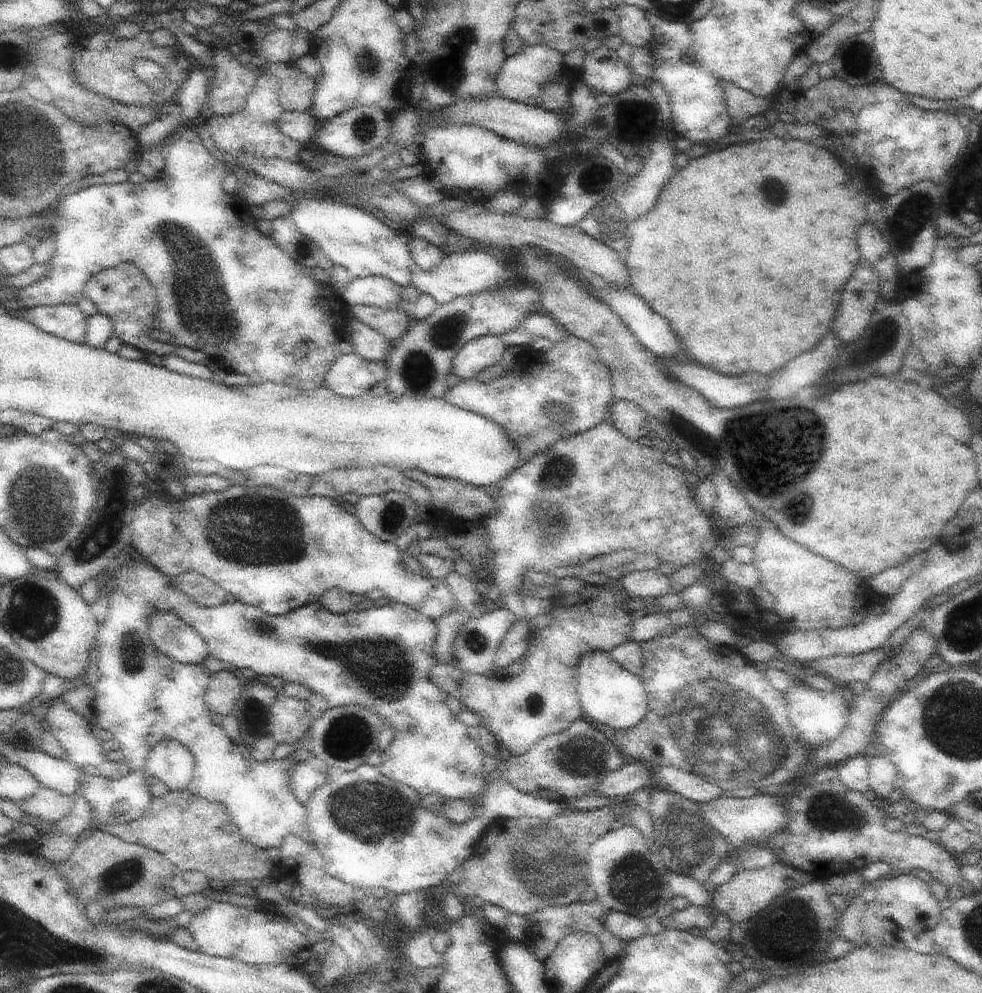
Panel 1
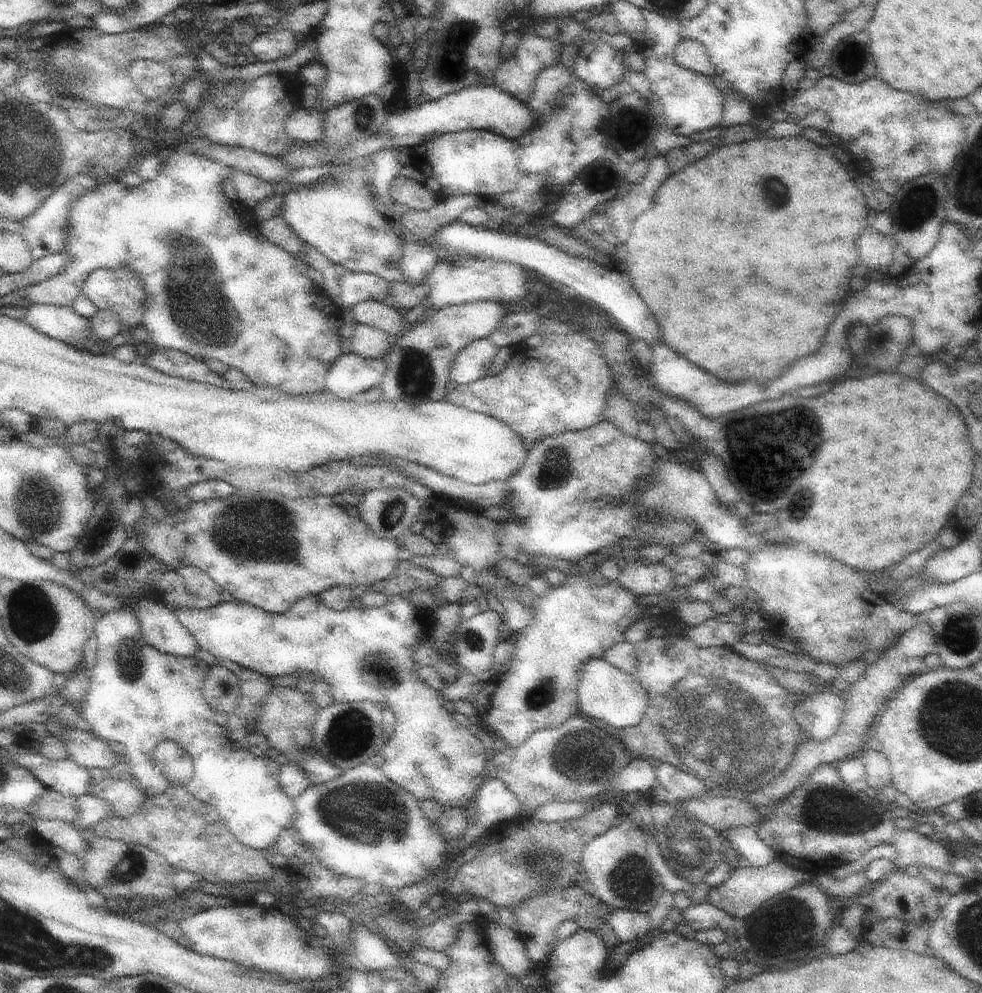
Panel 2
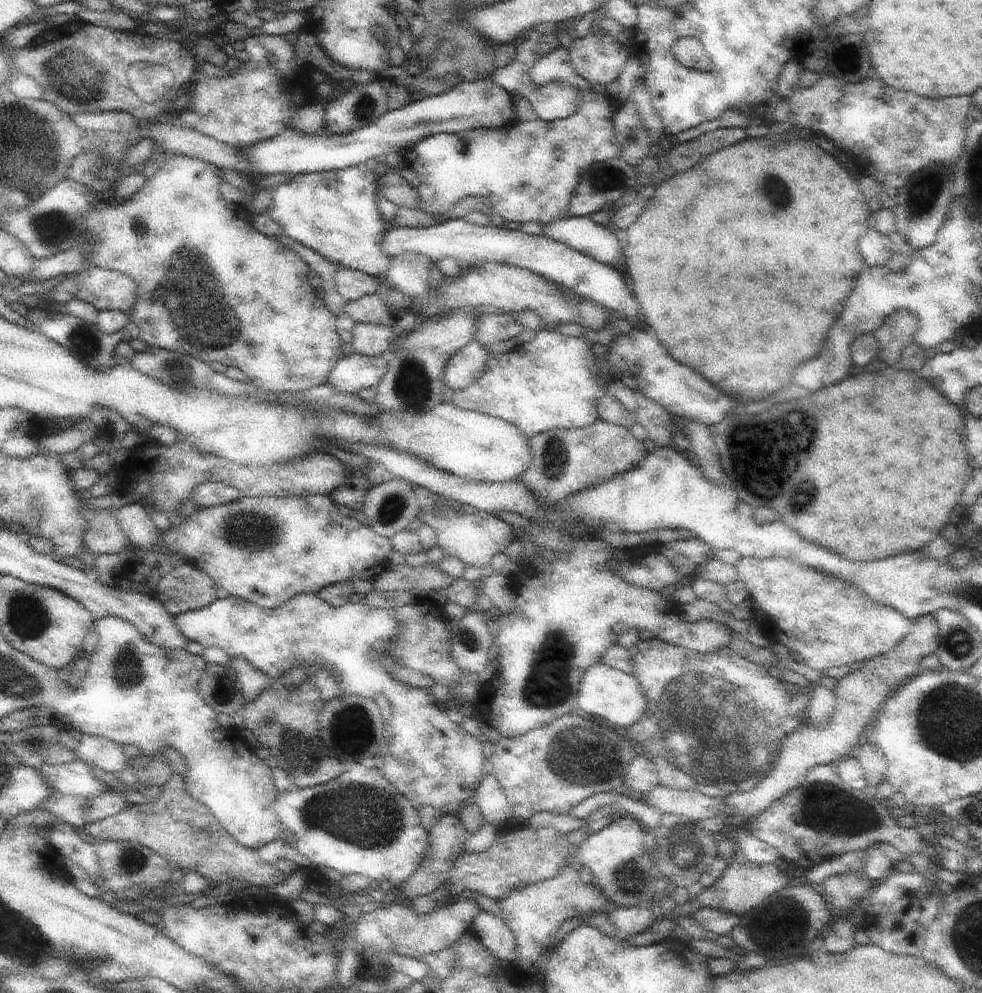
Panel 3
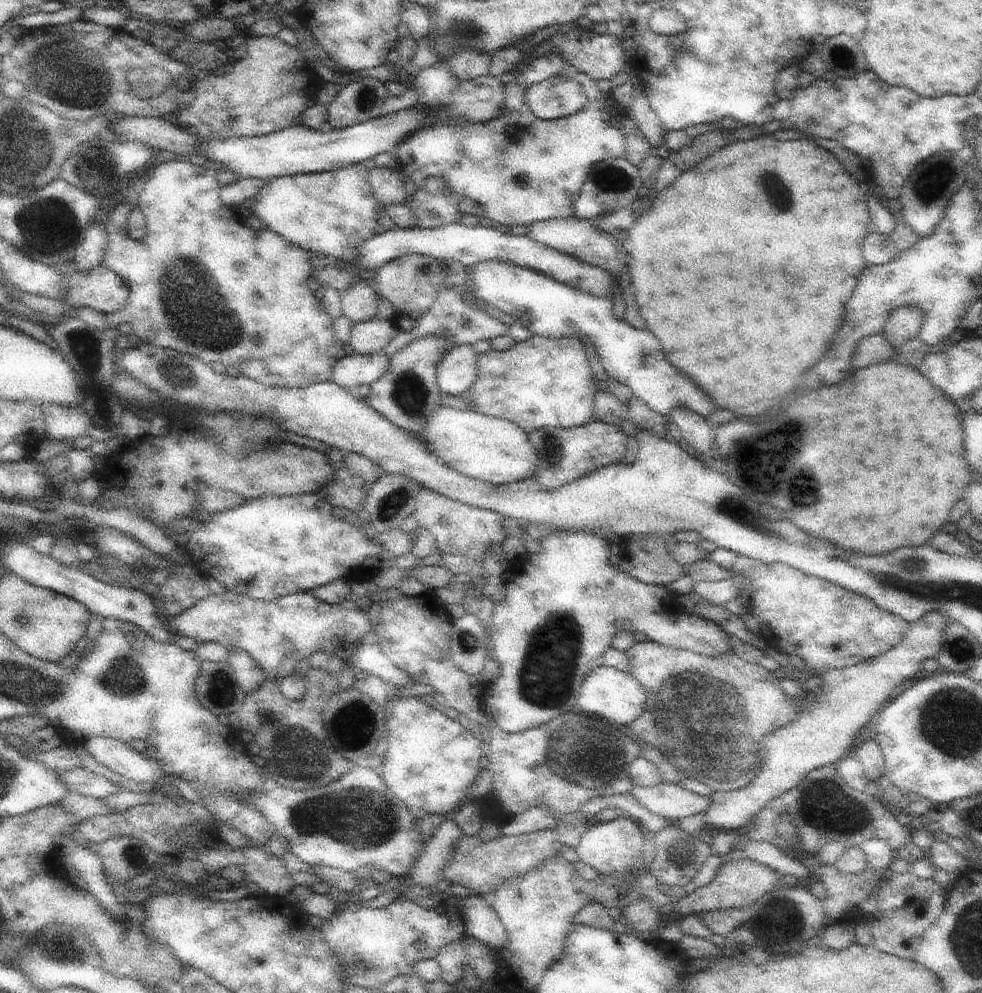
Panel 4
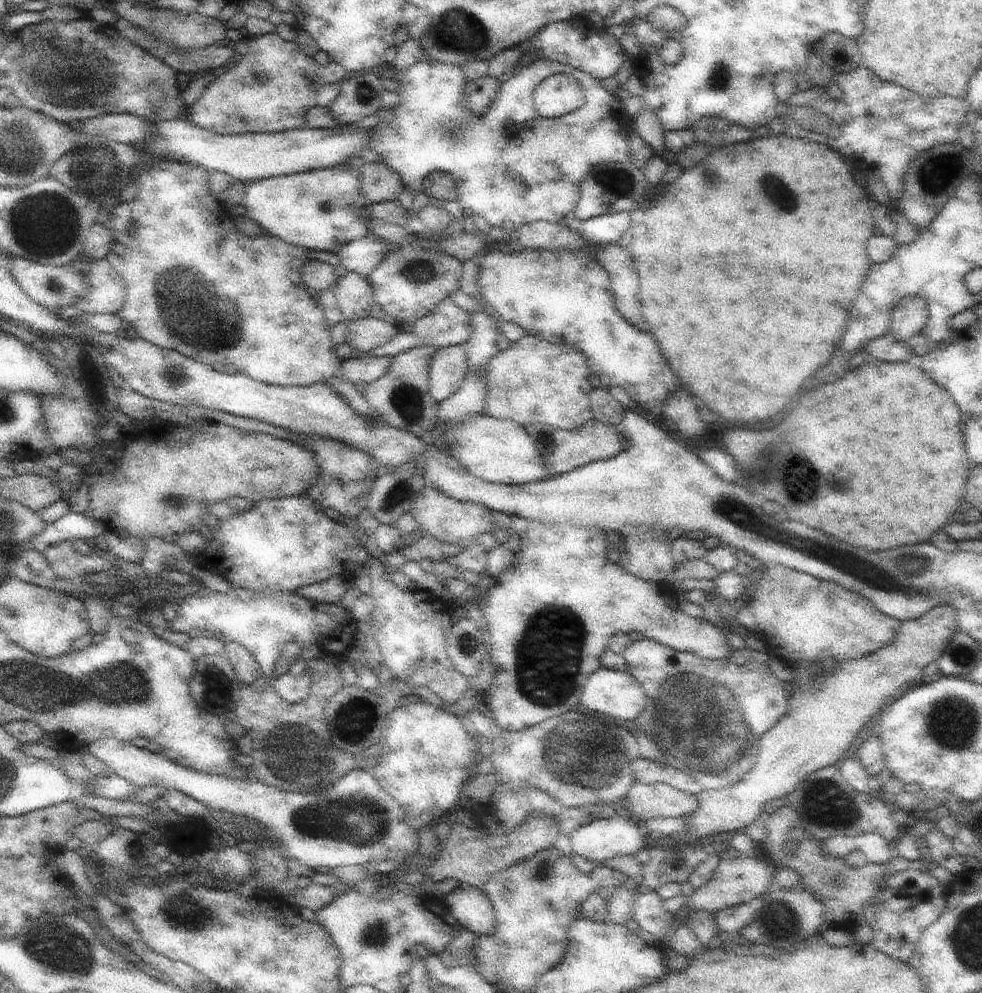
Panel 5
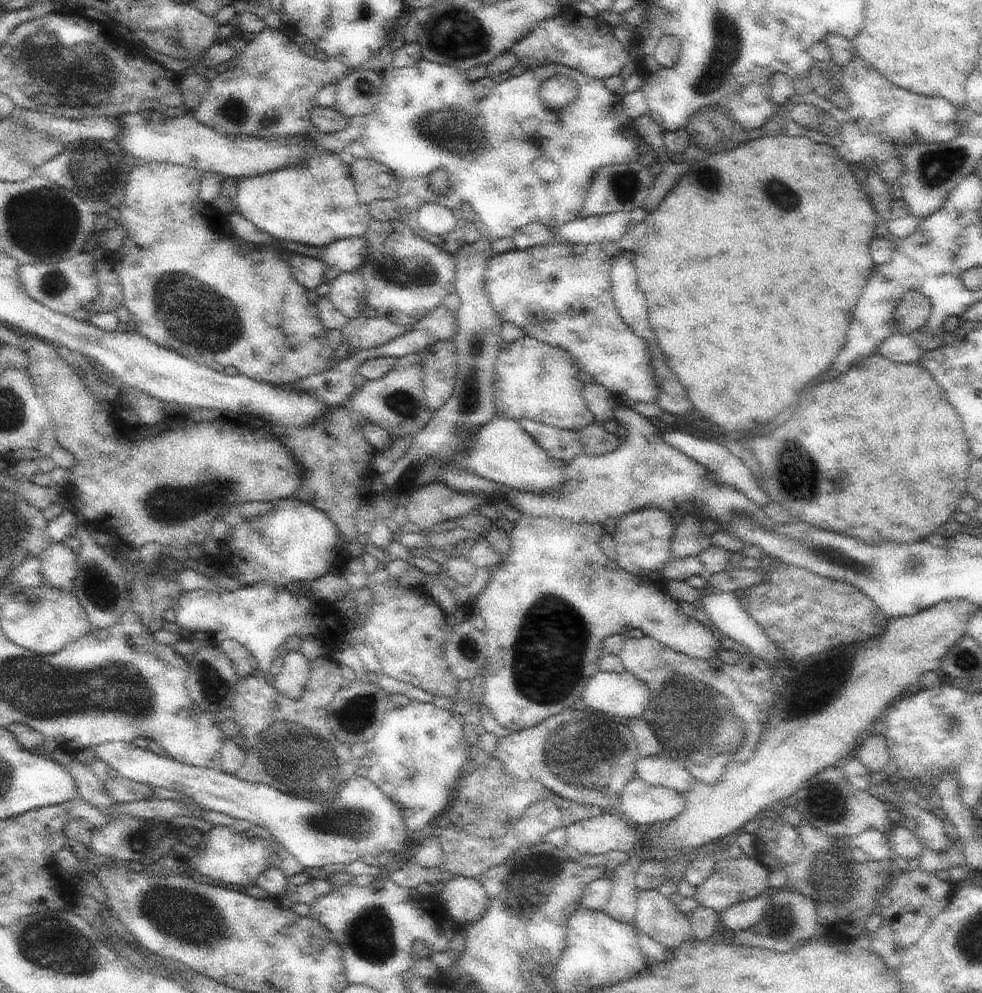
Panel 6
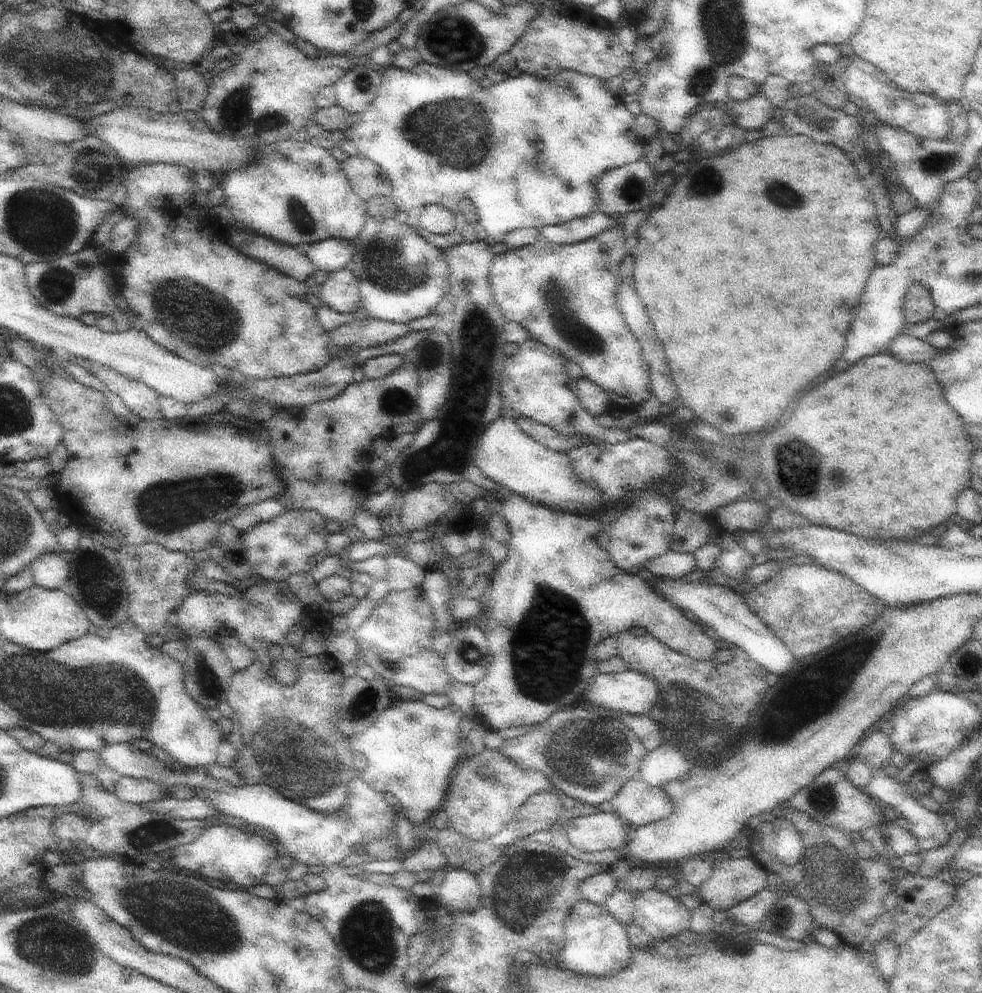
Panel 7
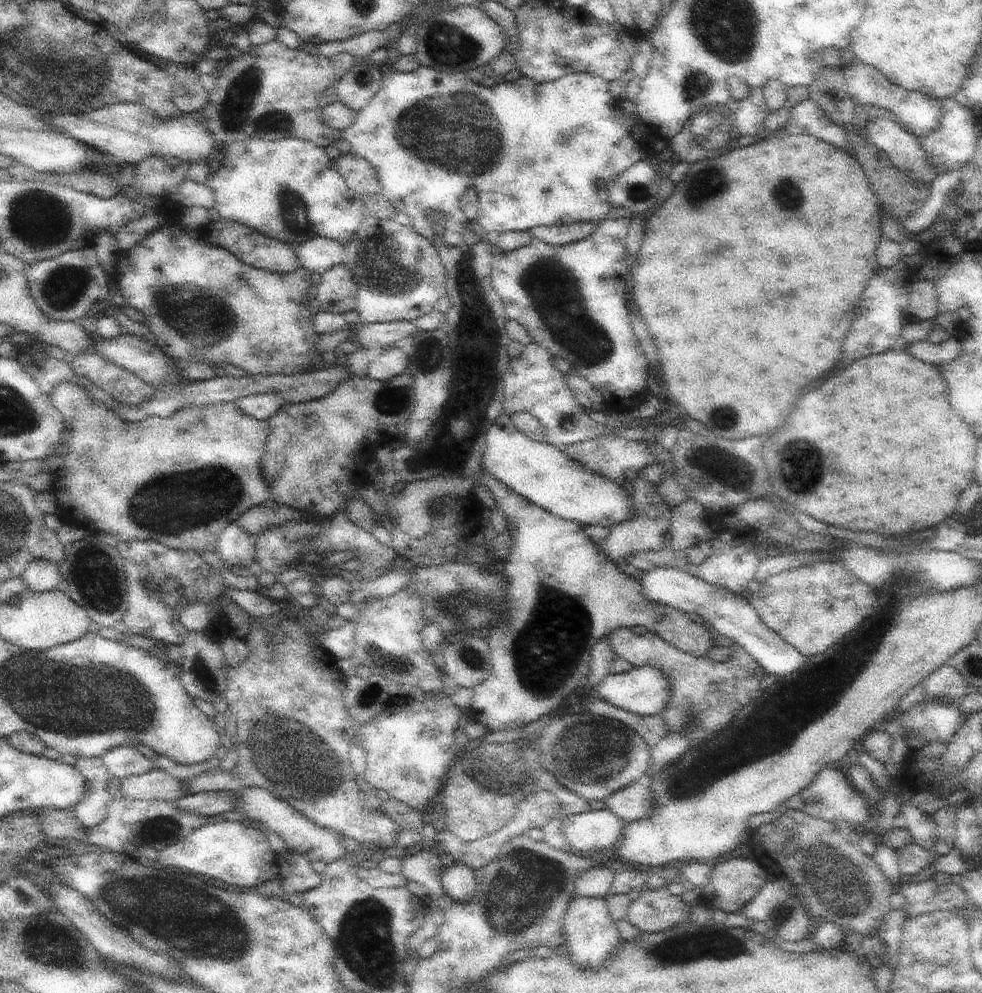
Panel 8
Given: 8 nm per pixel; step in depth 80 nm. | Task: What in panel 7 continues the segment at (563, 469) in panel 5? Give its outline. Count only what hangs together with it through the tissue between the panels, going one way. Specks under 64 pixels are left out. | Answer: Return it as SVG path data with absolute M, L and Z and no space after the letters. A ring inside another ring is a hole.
M520 416L516 418L519 428L530 438L535 439L536 442L550 448L550 450L556 450L556 452L562 452L568 455L568 452L576 446L582 446L591 442L590 438L564 438L562 434L558 434L558 430L550 428L540 422L536 422L532 418Z

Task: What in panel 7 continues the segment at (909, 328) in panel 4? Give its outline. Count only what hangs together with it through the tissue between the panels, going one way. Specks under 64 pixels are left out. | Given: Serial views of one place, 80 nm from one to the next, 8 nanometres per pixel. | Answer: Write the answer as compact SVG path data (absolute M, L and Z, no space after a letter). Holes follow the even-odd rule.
M916 284L910 288L902 305L903 324L920 324L933 318L934 300L926 286Z

